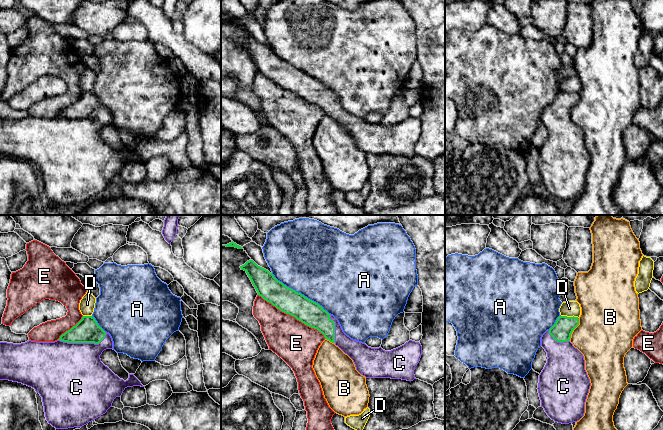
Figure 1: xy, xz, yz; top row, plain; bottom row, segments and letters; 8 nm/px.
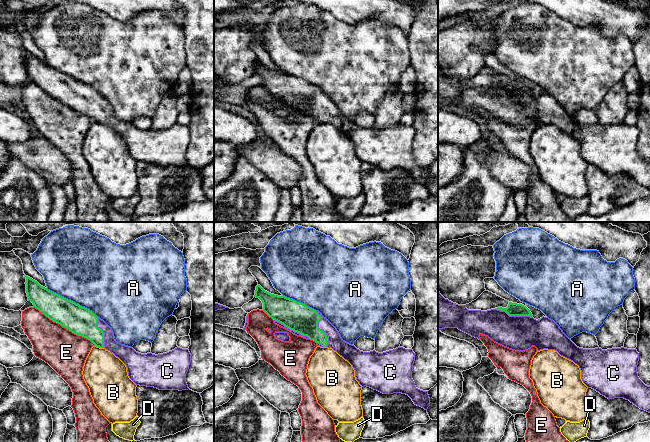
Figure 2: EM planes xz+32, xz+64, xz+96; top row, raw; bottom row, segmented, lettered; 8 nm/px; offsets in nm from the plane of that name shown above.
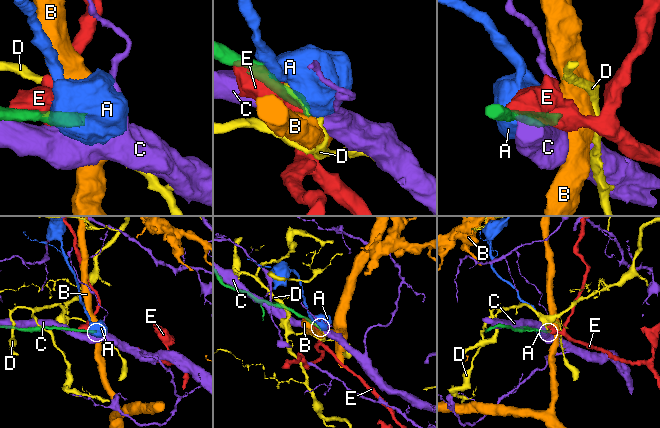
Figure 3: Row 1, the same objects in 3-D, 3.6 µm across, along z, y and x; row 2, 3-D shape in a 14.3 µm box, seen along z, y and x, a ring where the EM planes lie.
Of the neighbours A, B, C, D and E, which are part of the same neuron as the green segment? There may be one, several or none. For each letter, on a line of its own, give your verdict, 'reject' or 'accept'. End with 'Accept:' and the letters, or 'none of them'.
A: reject
B: reject
C: accept
D: reject
E: reject
Accept: C

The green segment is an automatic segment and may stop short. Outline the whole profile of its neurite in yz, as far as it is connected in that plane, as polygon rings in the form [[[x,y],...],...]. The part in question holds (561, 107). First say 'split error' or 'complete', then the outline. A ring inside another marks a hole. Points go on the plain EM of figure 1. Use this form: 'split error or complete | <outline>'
split error | [[[559,92],[541,113],[547,139],[539,151],[538,169],[541,183],[555,198],[579,197],[591,162],[583,130],[570,118],[578,93]]]

